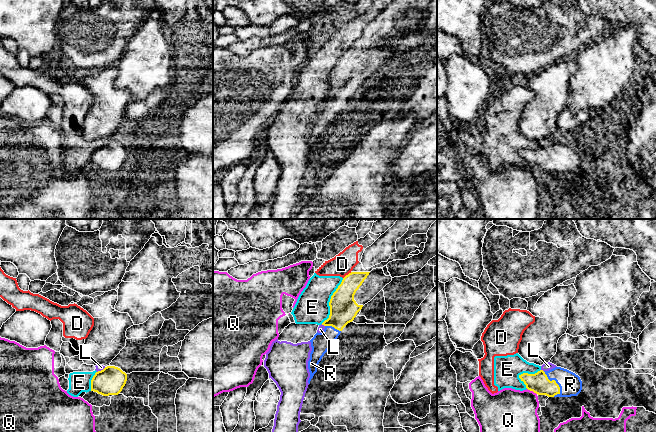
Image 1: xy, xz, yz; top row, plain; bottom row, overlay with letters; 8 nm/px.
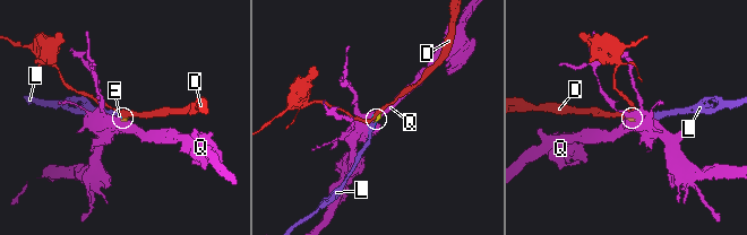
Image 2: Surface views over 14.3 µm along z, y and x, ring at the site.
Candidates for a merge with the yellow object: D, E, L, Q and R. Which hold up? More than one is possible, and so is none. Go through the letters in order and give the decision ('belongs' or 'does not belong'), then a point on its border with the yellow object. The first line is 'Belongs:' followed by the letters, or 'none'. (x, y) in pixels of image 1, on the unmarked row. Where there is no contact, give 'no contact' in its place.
Belongs: R
D: does not belong; meets yellow in xz at (348, 50)
E: does not belong; meets yellow in xz at (330, 77)
L: does not belong; meets yellow in yz at (542, 146)
Q: does not belong; meets yellow in yz at (532, 166)
R: belongs; meets yellow in yz at (555, 157)

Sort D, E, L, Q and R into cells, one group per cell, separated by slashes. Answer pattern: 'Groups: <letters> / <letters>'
Groups: D E L / Q / R

